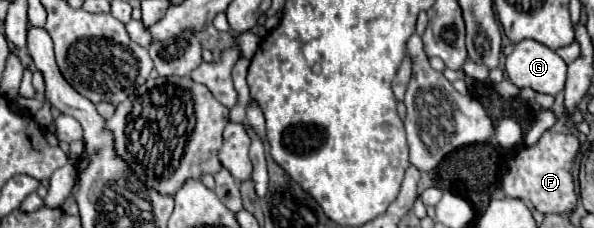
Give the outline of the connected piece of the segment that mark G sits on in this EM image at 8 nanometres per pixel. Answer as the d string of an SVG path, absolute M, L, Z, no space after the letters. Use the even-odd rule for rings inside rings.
M524 39L524 41L516 43L514 51L506 57L506 73L508 73L508 79L516 87L528 87L528 89L534 89L536 93L546 93L546 95L560 93L566 83L564 59L554 49L550 49L538 41L532 41L532 39Z

